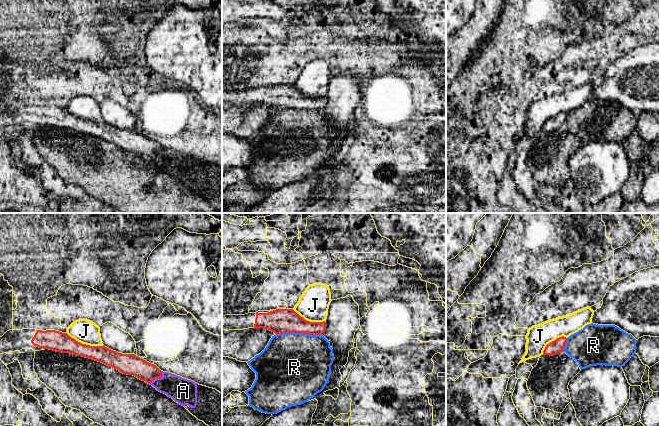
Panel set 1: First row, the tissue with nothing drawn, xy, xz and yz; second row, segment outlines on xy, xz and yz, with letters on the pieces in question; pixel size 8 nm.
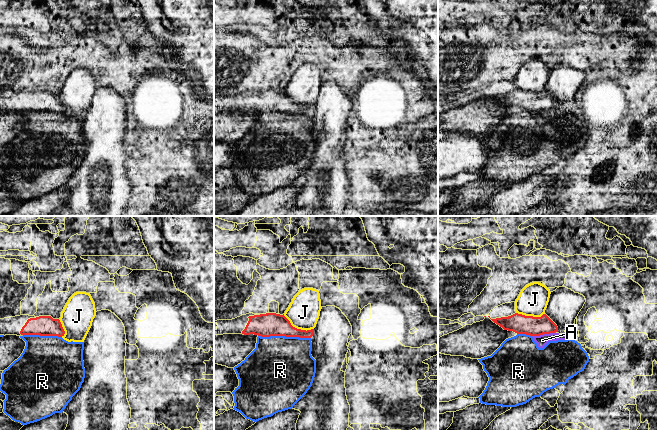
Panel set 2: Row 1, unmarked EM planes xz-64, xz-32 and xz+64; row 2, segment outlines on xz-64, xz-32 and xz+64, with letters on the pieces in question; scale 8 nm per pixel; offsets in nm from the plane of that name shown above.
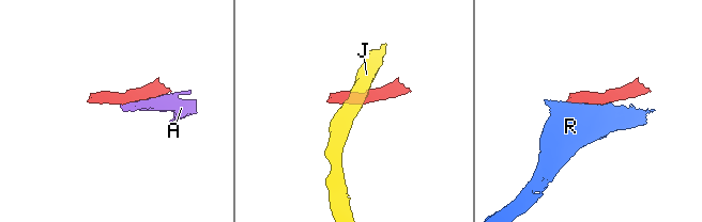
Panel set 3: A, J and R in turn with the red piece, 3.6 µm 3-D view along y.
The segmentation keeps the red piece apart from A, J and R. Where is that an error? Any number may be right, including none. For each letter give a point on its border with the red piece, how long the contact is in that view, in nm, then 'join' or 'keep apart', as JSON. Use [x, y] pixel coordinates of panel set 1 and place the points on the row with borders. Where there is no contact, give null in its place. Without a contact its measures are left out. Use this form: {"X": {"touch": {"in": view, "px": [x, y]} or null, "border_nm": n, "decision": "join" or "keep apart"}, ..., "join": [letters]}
{"A": {"touch": {"in": "xy", "px": [158, 377]}, "border_nm": 150, "decision": "keep apart"}, "J": {"touch": {"in": "xy", "px": [85, 344]}, "border_nm": 320, "decision": "keep apart"}, "R": {"touch": {"in": "xz", "px": [299, 332]}, "border_nm": 380, "decision": "keep apart"}, "join": []}

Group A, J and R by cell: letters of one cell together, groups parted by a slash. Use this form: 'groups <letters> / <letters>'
groups A R / J

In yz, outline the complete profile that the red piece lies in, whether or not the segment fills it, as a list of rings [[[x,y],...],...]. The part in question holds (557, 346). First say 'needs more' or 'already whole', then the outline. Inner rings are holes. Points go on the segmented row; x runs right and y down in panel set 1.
already whole | [[[562,336],[546,345],[543,355],[554,356],[558,353],[564,352],[567,338]]]

